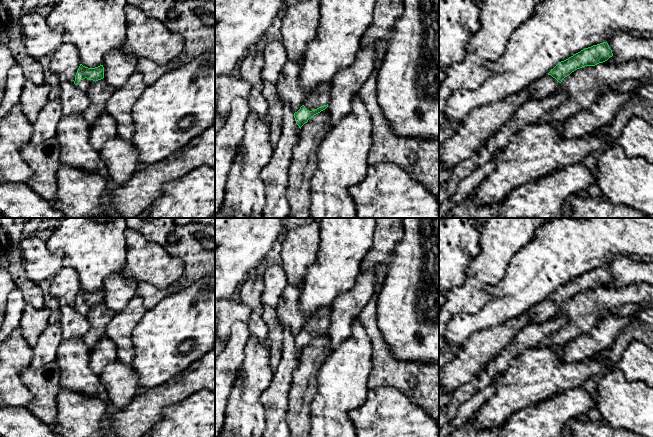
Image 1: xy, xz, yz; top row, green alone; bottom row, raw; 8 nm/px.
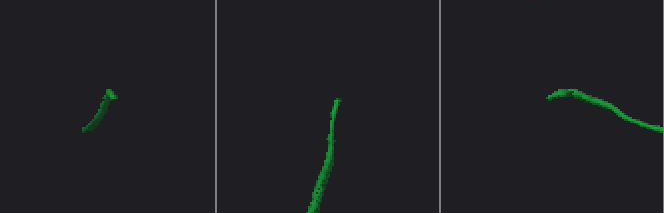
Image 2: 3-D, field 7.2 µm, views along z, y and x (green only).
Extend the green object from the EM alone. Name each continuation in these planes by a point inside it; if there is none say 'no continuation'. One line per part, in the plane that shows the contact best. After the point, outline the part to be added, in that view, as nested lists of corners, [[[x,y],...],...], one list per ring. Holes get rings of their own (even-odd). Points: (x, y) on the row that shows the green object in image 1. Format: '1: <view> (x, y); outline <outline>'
1: xz (320, 96); outline [[[320,84],[313,92],[306,95],[303,105],[309,111],[327,105],[330,101],[330,90],[331,84]]]

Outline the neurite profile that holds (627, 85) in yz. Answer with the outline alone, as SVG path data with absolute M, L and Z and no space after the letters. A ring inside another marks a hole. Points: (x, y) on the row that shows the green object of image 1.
M624 80L621 83L614 86L613 91L616 92L633 92L642 86L642 83L637 80Z

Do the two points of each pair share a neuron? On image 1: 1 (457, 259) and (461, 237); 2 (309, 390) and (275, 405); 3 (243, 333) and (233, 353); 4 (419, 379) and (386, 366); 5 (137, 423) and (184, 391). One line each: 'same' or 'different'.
1: same
2: different
3: same
4: same
5: same

